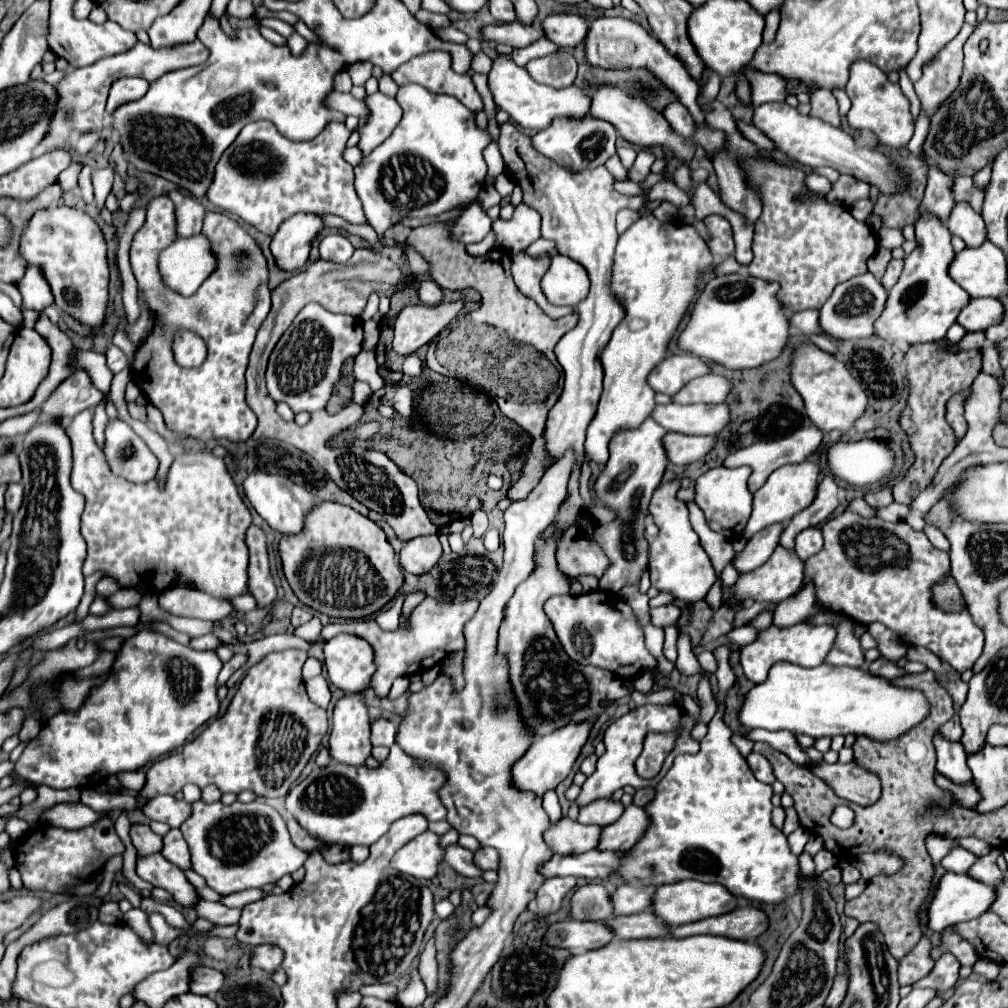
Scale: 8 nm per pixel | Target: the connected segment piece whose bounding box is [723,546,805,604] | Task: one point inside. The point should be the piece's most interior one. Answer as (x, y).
(777, 579)

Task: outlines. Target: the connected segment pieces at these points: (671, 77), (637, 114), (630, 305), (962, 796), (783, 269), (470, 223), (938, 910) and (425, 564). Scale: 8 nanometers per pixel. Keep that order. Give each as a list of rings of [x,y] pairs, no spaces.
[[[597,18],[587,32],[585,38],[585,58],[591,66],[599,66],[599,68],[641,68],[645,66],[647,70],[651,70],[663,84],[667,84],[677,96],[679,102],[683,102],[687,106],[687,110],[695,116],[696,124],[702,124],[705,116],[695,98],[699,94],[699,84],[693,80],[693,76],[685,70],[685,66],[681,64],[681,60],[677,60],[675,56],[671,56],[665,46],[651,36],[649,32],[645,32],[637,22],[633,20],[625,20],[625,18]]]
[[[603,84],[595,90],[593,102],[591,102],[591,116],[611,122],[615,126],[615,130],[627,142],[631,142],[635,146],[641,146],[641,148],[662,146],[671,154],[671,158],[677,158],[677,160],[683,160],[683,162],[691,160],[693,154],[695,154],[695,146],[691,142],[687,142],[683,136],[675,134],[673,128],[669,128],[669,122],[665,120],[663,114],[659,114],[651,106],[647,106],[647,102],[643,102],[643,98],[635,98],[635,96],[627,94],[627,90],[623,92],[617,86]]]
[[[645,214],[619,236],[611,290],[623,302],[625,318],[601,354],[605,380],[597,414],[587,428],[589,462],[605,464],[611,438],[621,430],[637,428],[651,414],[655,392],[647,384],[647,374],[665,358],[669,338],[693,300],[697,274],[711,264],[713,256],[693,226],[659,222],[653,214]]]
[[[937,772],[937,774],[935,774],[935,782],[937,782],[939,788],[949,790],[961,806],[973,808],[975,804],[979,804],[979,790],[975,788],[975,782],[973,782],[973,780],[967,782],[967,784],[955,784],[955,782],[947,780],[945,776],[941,776],[941,774]]]
[[[763,154],[743,158],[741,168],[763,204],[763,212],[755,222],[755,258],[749,264],[749,274],[777,282],[777,300],[785,310],[819,310],[837,284],[867,272],[867,260],[877,250],[877,236],[865,222],[855,220],[849,208],[827,202],[819,192],[811,192],[803,184],[807,174],[801,168],[779,164]]]
[[[473,202],[463,216],[451,226],[451,240],[459,240],[461,244],[473,244],[487,236],[491,230],[491,218],[481,210],[479,202]]]
[[[945,872],[935,888],[935,894],[933,894],[929,906],[927,906],[927,928],[933,932],[941,932],[947,926],[959,924],[963,920],[973,920],[975,916],[981,916],[989,908],[993,898],[995,898],[995,894],[993,894],[991,886],[981,884],[965,874]]]
[[[423,536],[409,540],[399,552],[399,564],[409,574],[425,574],[441,556],[441,544],[437,536]]]

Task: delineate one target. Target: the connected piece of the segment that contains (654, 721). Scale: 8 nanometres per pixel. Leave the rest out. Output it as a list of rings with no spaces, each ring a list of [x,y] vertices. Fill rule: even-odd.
[[[645,704],[639,706],[633,712],[627,712],[625,716],[621,716],[619,720],[615,720],[607,730],[605,730],[605,754],[597,760],[597,770],[585,780],[579,798],[575,800],[579,806],[585,806],[597,798],[611,798],[611,794],[627,784],[631,784],[633,788],[647,788],[647,786],[657,786],[657,782],[669,772],[673,758],[677,754],[697,754],[699,752],[699,742],[693,740],[691,730],[697,724],[697,720],[693,716],[689,716],[685,712],[685,708],[681,708],[679,704]],[[651,732],[677,732],[677,740],[675,740],[675,748],[671,750],[671,754],[665,758],[665,764],[659,772],[659,776],[651,778],[651,780],[643,780],[637,776],[635,772],[635,760],[639,758],[641,750],[643,750],[643,740],[647,734]]]

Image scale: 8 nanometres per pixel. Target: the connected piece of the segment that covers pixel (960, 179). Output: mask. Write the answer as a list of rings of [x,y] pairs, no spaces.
[[[957,176],[953,182],[953,196],[955,202],[957,200],[967,200],[975,212],[981,214],[981,206],[983,206],[983,196],[985,196],[985,188],[977,188],[971,176]]]

